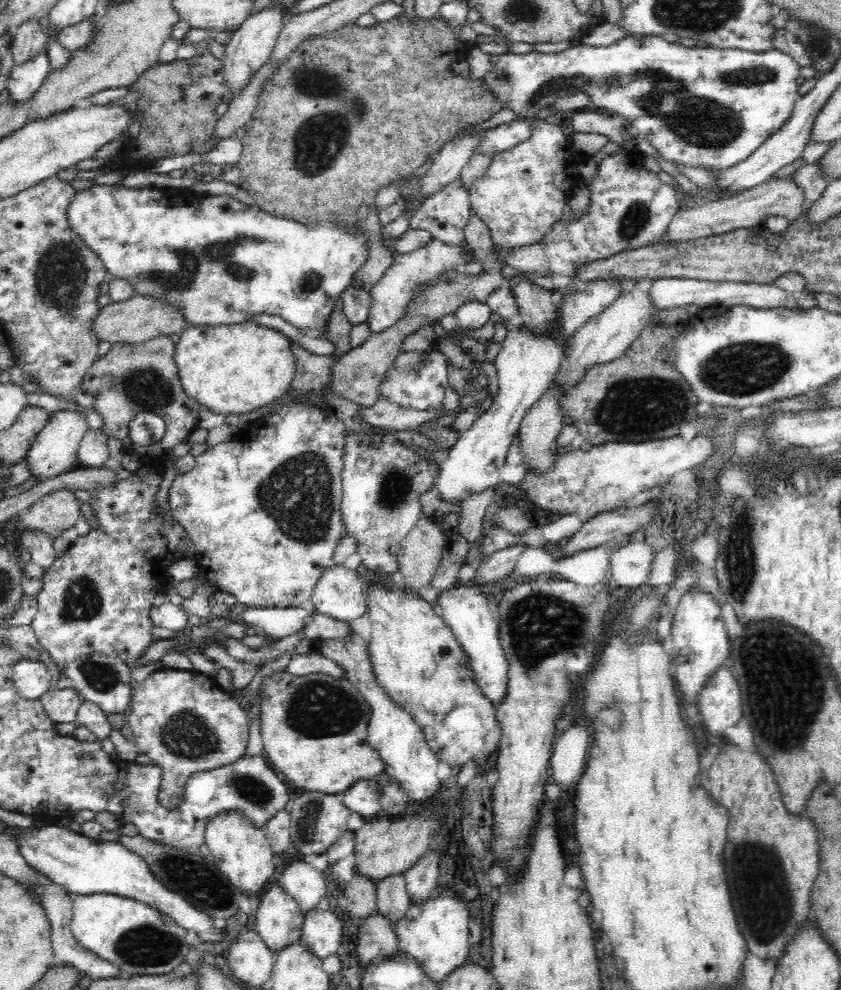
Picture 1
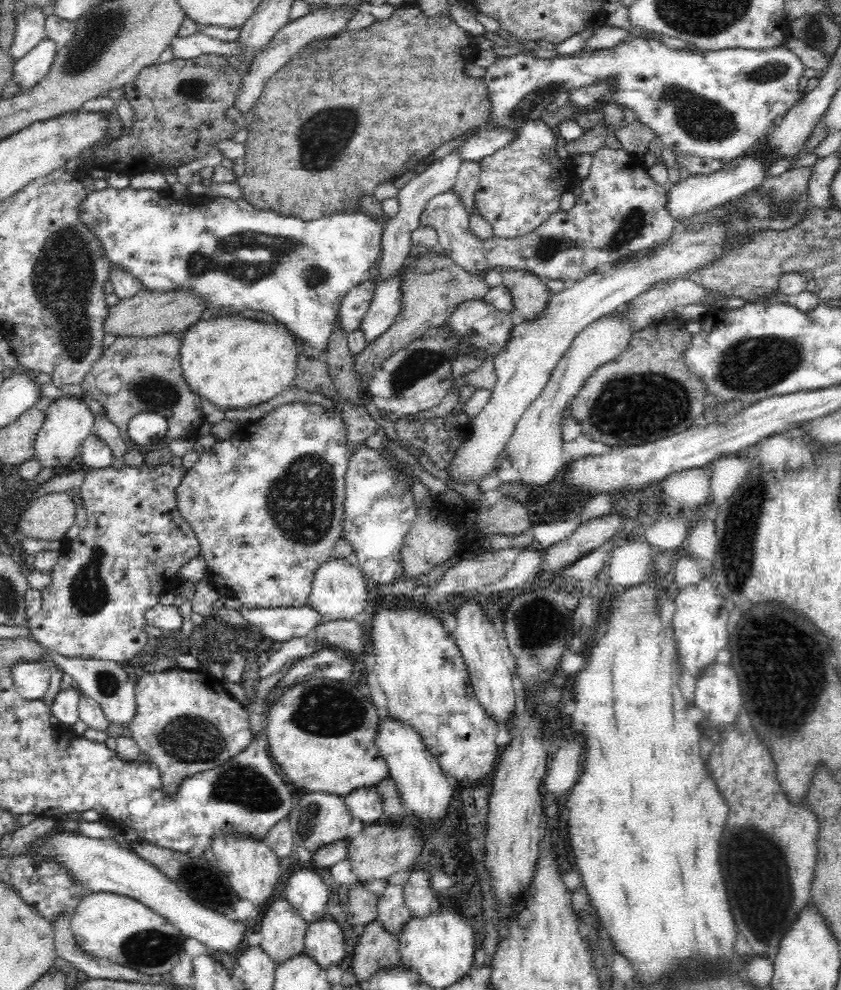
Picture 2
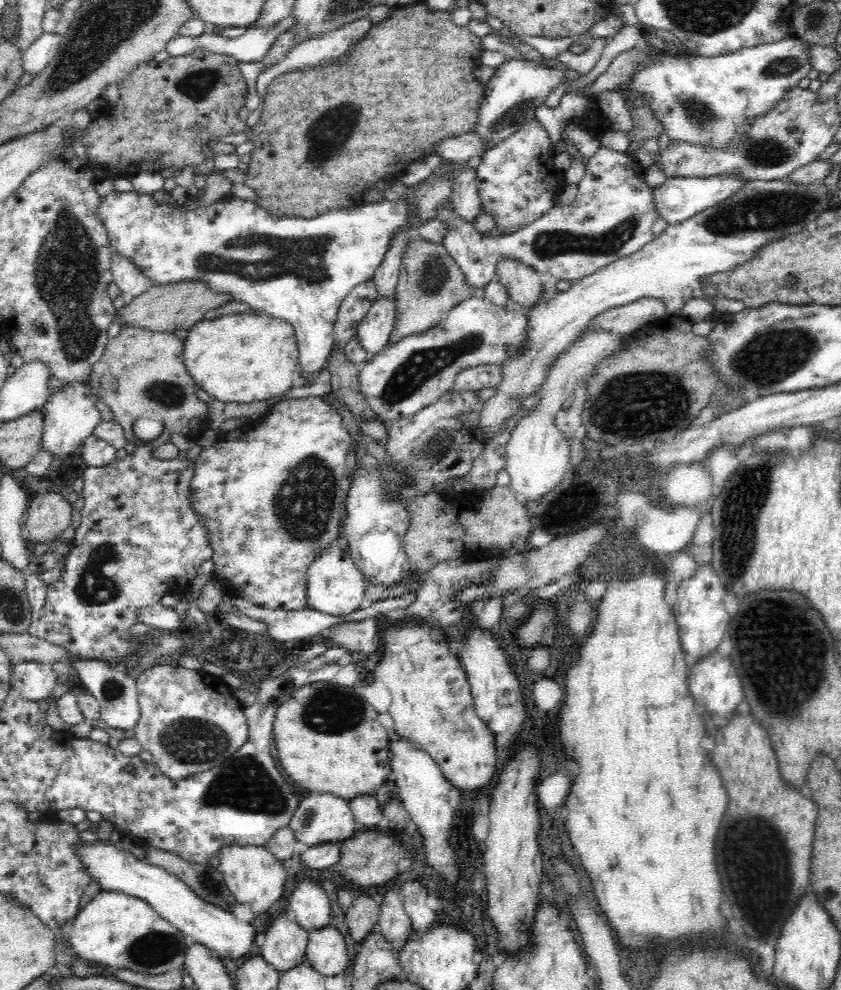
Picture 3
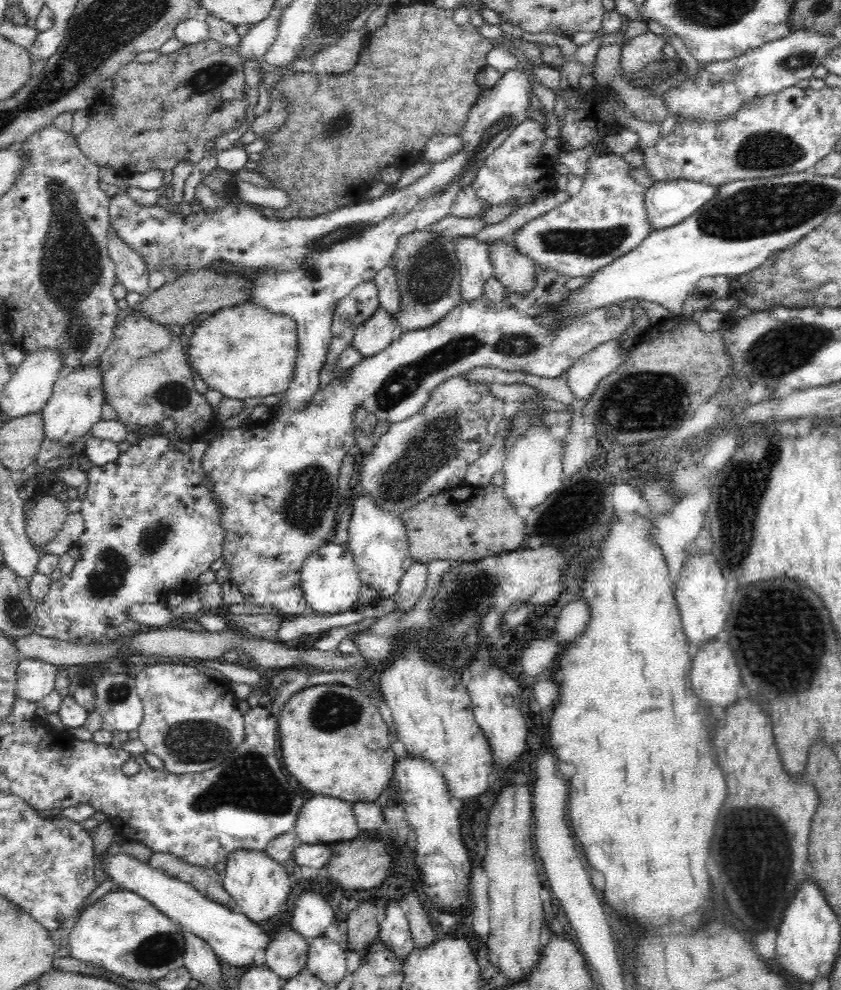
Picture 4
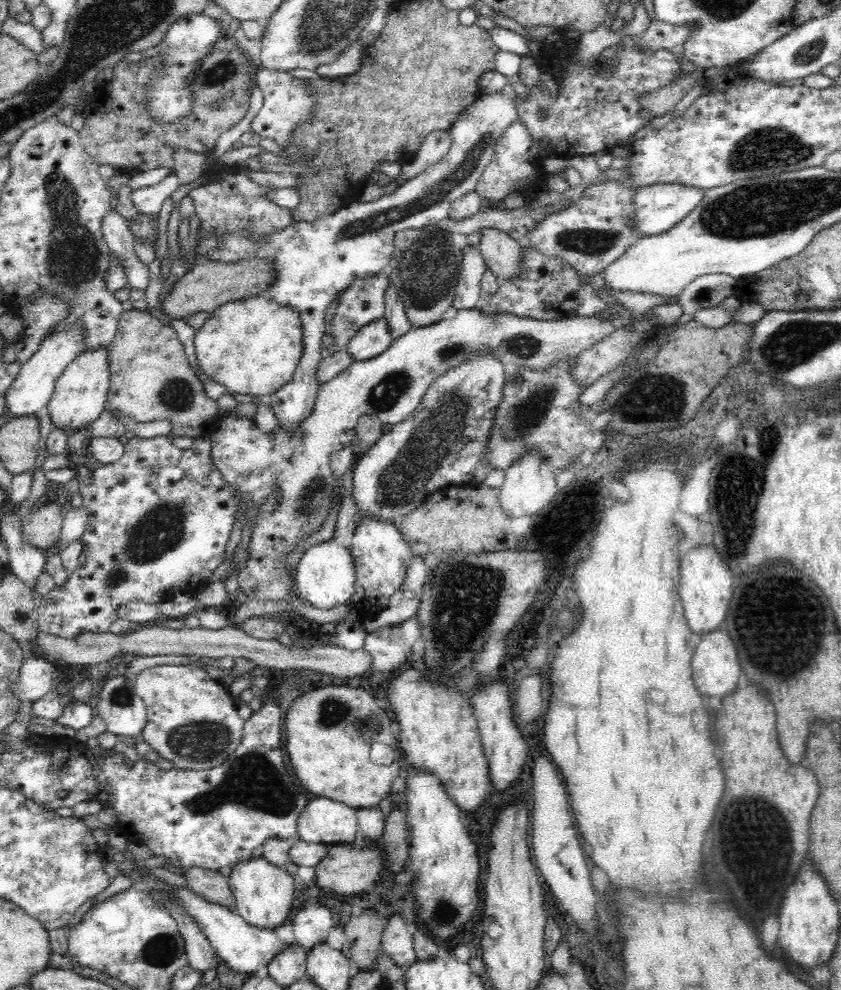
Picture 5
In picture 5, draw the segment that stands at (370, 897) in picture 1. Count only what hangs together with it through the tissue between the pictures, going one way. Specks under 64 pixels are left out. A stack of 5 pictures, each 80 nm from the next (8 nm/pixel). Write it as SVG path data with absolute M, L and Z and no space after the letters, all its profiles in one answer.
M364 910L360 916L352 916L343 930L343 938L348 934L348 946L343 955L348 960L356 960L359 970L372 970L376 964L376 958L381 952L382 926L374 910Z

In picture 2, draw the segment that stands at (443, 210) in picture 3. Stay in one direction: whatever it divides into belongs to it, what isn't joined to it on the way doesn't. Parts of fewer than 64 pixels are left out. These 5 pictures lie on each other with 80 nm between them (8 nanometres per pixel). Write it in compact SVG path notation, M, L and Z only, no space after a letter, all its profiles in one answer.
M604 147L597 150L593 154L590 175L582 180L581 188L582 196L580 196L578 204L570 209L570 212L556 211L534 232L518 238L497 239L492 237L482 241L474 237L468 227L470 214L453 188L433 196L426 202L424 210L418 216L418 226L429 226L434 229L438 247L445 251L446 256L464 270L472 273L473 276L482 277L494 266L502 266L508 269L531 271L537 277L546 276L546 278L556 280L568 280L569 278L573 281L579 281L592 273L592 270L615 262L620 257L627 257L638 250L654 248L672 234L675 220L670 216L667 207L667 190L664 189L664 185L652 179L648 170L643 166L643 161L638 160L638 156L634 158L622 148Z

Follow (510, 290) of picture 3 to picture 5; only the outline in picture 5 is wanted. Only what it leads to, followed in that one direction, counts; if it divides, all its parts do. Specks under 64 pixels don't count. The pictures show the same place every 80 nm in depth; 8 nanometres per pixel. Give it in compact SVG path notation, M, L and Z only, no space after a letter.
M484 226L479 231L482 232L481 256L489 269L502 279L517 278L523 263L522 244L492 226Z

